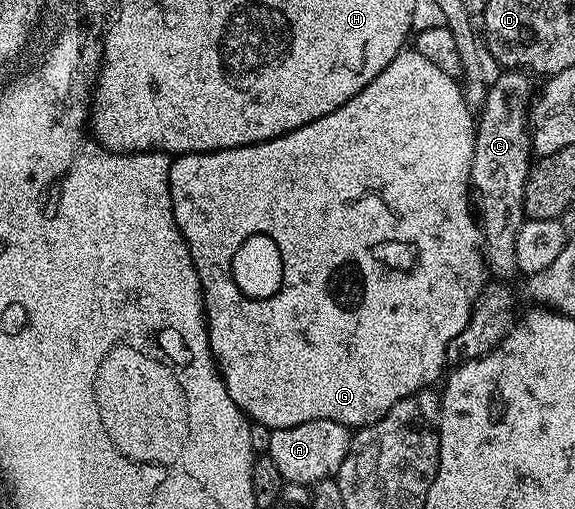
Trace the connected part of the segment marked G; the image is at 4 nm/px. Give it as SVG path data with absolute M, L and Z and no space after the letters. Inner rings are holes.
M404 48L369 85L361 88L361 92L357 92L357 96L353 96L353 100L349 100L345 104L341 104L341 108L329 112L329 116L321 116L321 120L313 120L293 132L257 144L201 152L200 154L180 154L172 161L171 170L167 173L171 207L177 228L187 241L187 247L199 277L199 287L203 289L203 312L207 320L207 339L211 345L211 357L215 359L215 365L218 366L219 372L223 376L223 383L233 400L233 404L237 404L237 408L241 408L251 422L265 424L270 431L293 428L297 424L305 424L309 420L333 420L348 428L371 426L375 422L380 422L389 412L389 408L393 408L393 404L397 404L397 400L405 400L405 396L413 396L419 390L434 387L436 385L434 382L438 383L444 377L443 365L447 362L447 349L452 349L455 337L465 328L465 324L469 324L471 314L475 311L475 304L484 293L485 283L488 281L488 279L486 280L487 274L489 275L489 267L483 257L483 234L479 231L471 192L471 165L473 164L476 125L476 115L463 98L462 85L452 75L441 72L441 68L437 68L437 64L425 60L425 56L421 56L414 48Z

